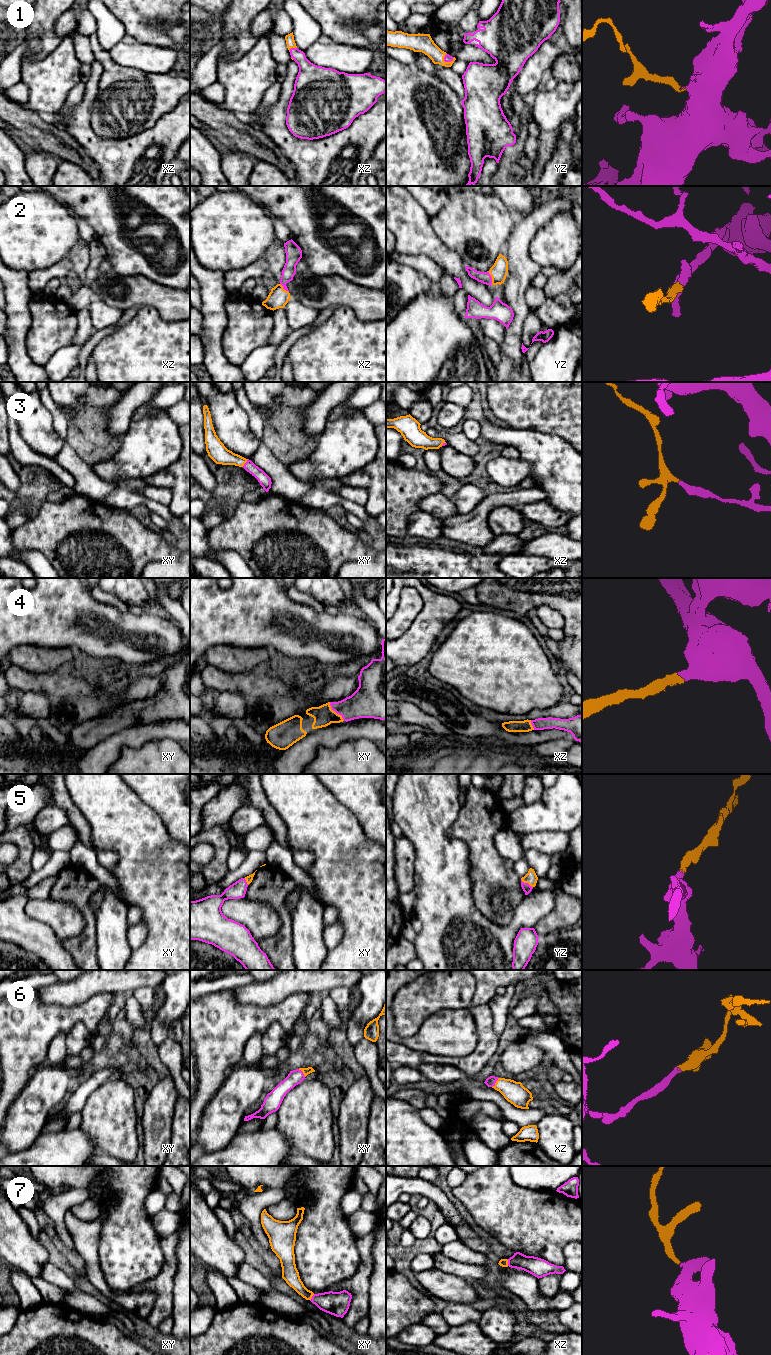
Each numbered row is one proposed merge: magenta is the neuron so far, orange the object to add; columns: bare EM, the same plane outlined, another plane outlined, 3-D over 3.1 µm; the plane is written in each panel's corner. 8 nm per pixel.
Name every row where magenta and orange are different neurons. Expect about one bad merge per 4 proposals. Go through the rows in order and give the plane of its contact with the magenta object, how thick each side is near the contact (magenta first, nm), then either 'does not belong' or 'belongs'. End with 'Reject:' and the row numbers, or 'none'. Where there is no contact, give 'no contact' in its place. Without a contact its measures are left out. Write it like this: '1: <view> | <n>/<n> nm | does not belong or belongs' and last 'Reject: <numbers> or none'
1: xz | 180/70 nm | belongs
2: yz | 100/140 nm | belongs
3: xy | 100/150 nm | belongs
4: xy | 240/160 nm | belongs
5: yz | 70/100 nm | belongs
6: xz | 80/180 nm | belongs
7: xz | 150/60 nm | belongs
Reject: none

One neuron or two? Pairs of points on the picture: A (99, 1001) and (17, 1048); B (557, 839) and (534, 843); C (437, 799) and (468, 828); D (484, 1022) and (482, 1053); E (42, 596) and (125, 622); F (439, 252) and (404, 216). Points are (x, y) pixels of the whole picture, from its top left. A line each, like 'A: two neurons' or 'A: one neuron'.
A: one neuron
B: one neuron
C: two neurons
D: one neuron
E: one neuron
F: one neuron

